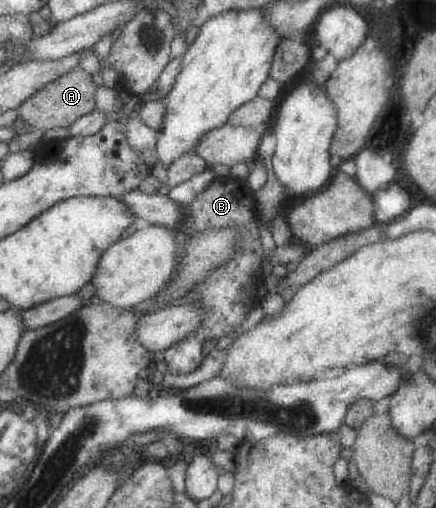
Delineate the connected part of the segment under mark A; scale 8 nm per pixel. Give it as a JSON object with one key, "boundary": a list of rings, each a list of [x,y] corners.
{"boundary":[[[79,66],[40,88],[20,106],[18,113],[33,129],[46,131],[59,126],[68,127],[75,120],[96,109],[93,99],[95,89],[91,75]]]}

